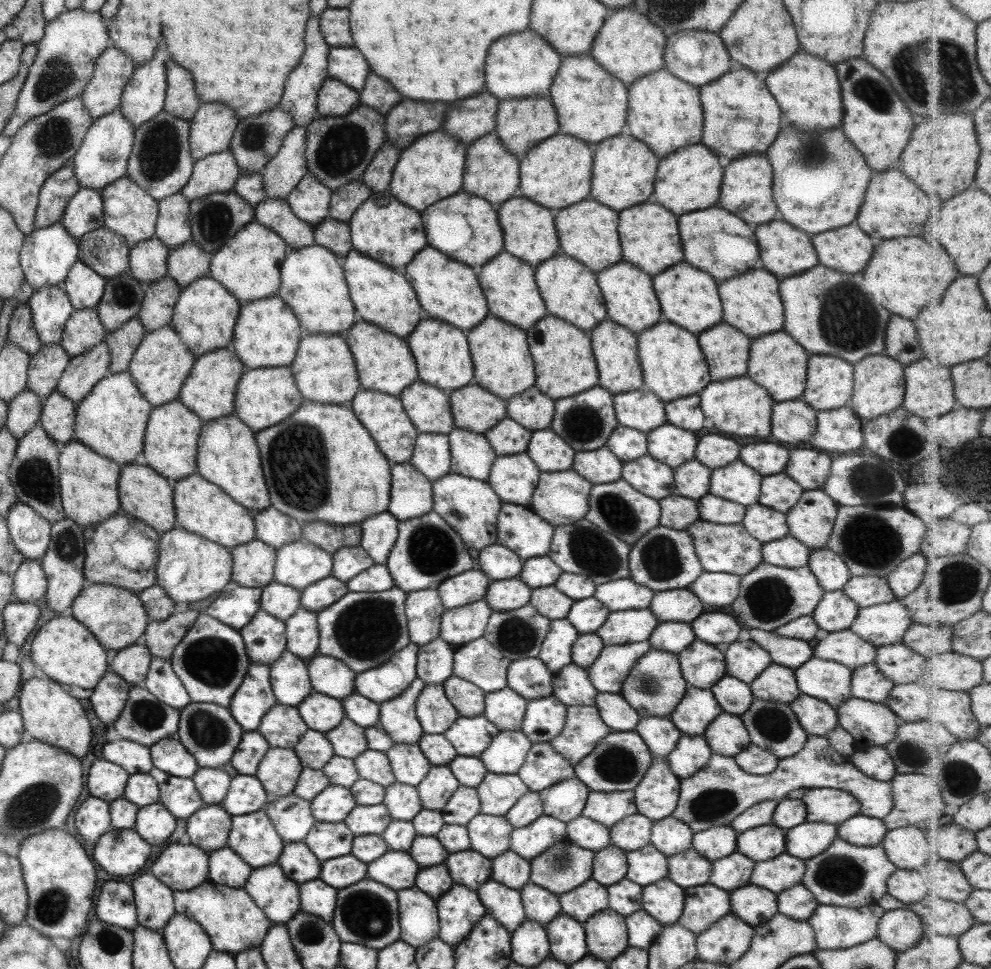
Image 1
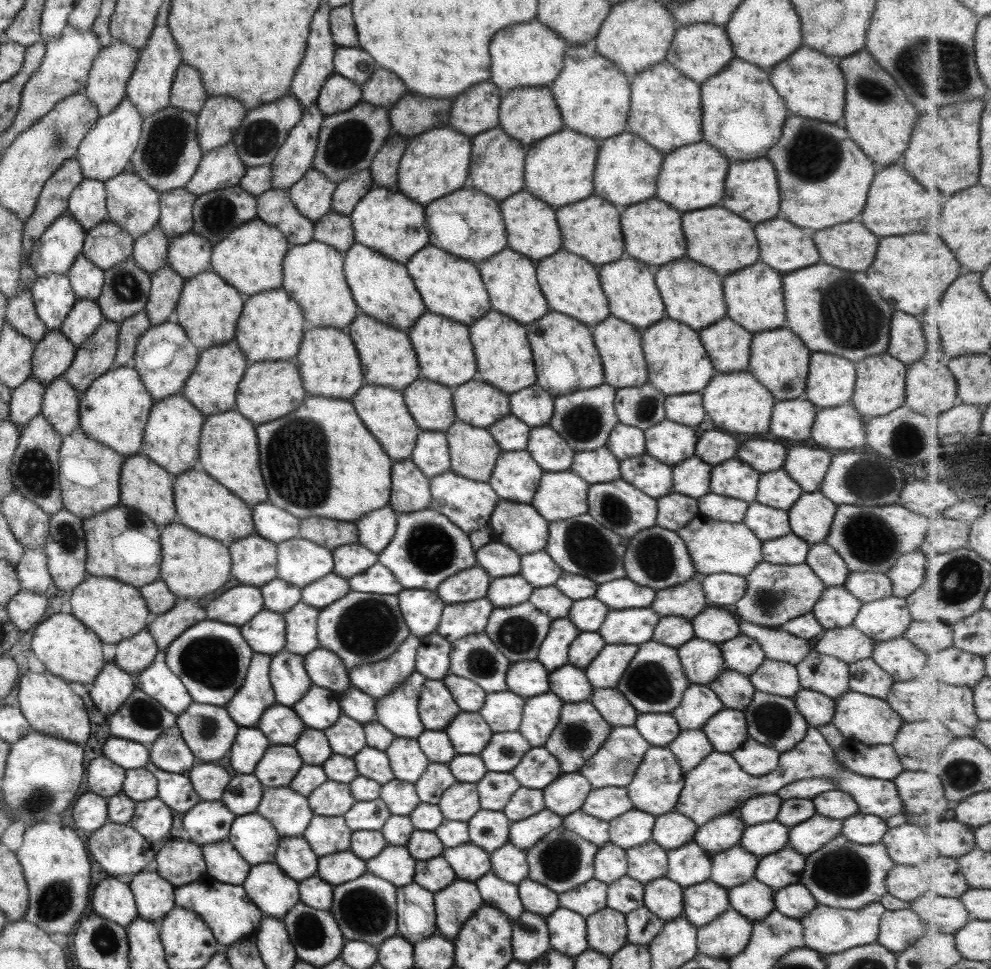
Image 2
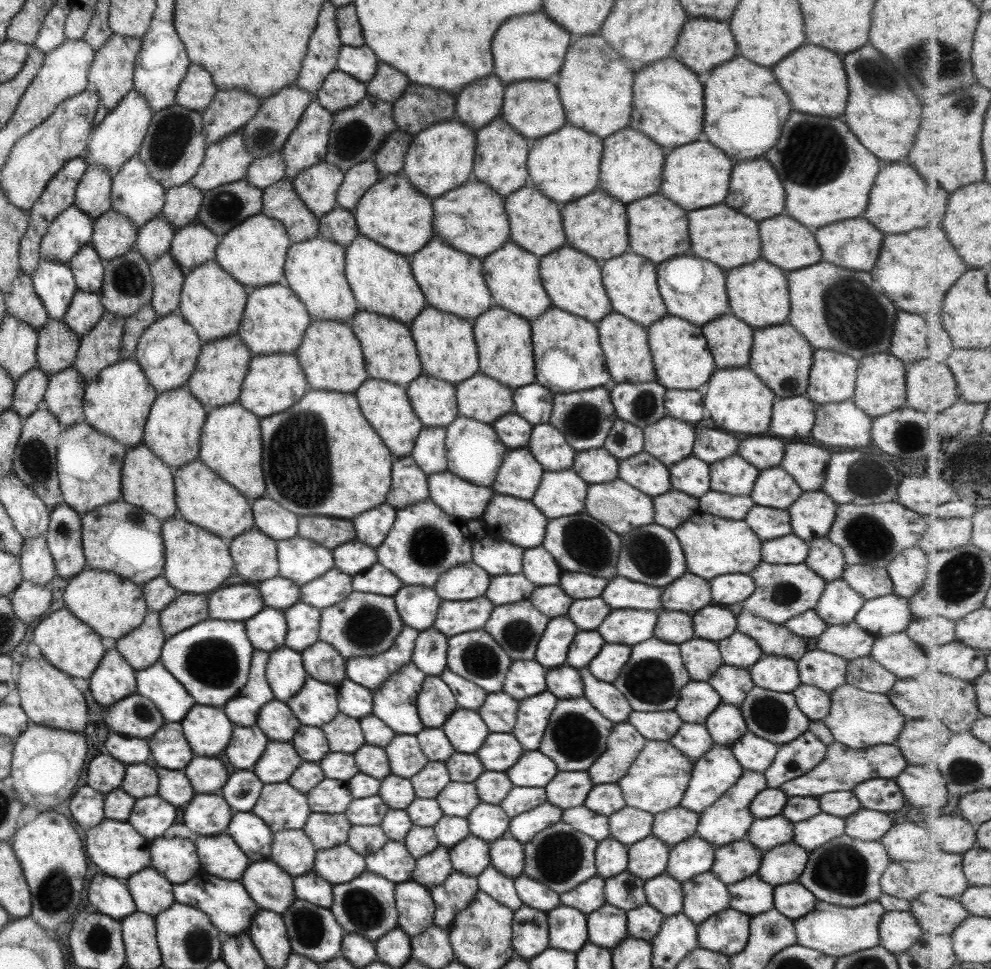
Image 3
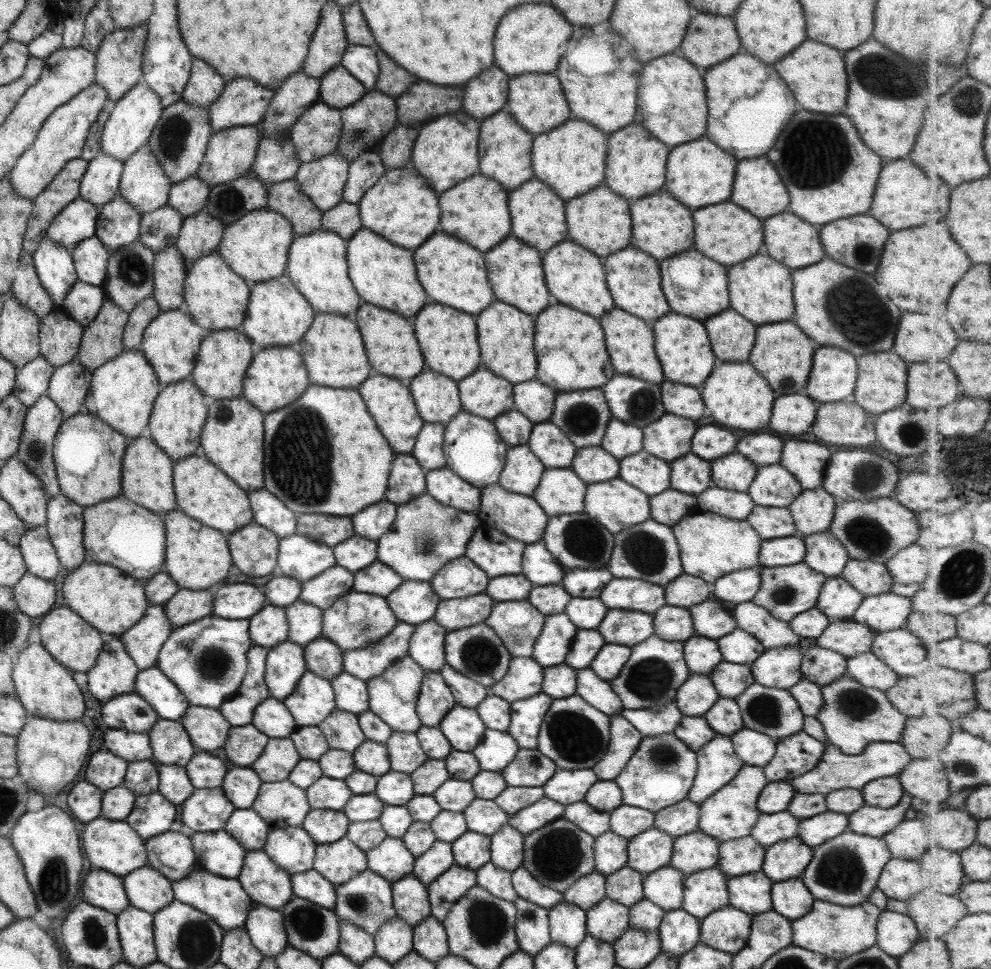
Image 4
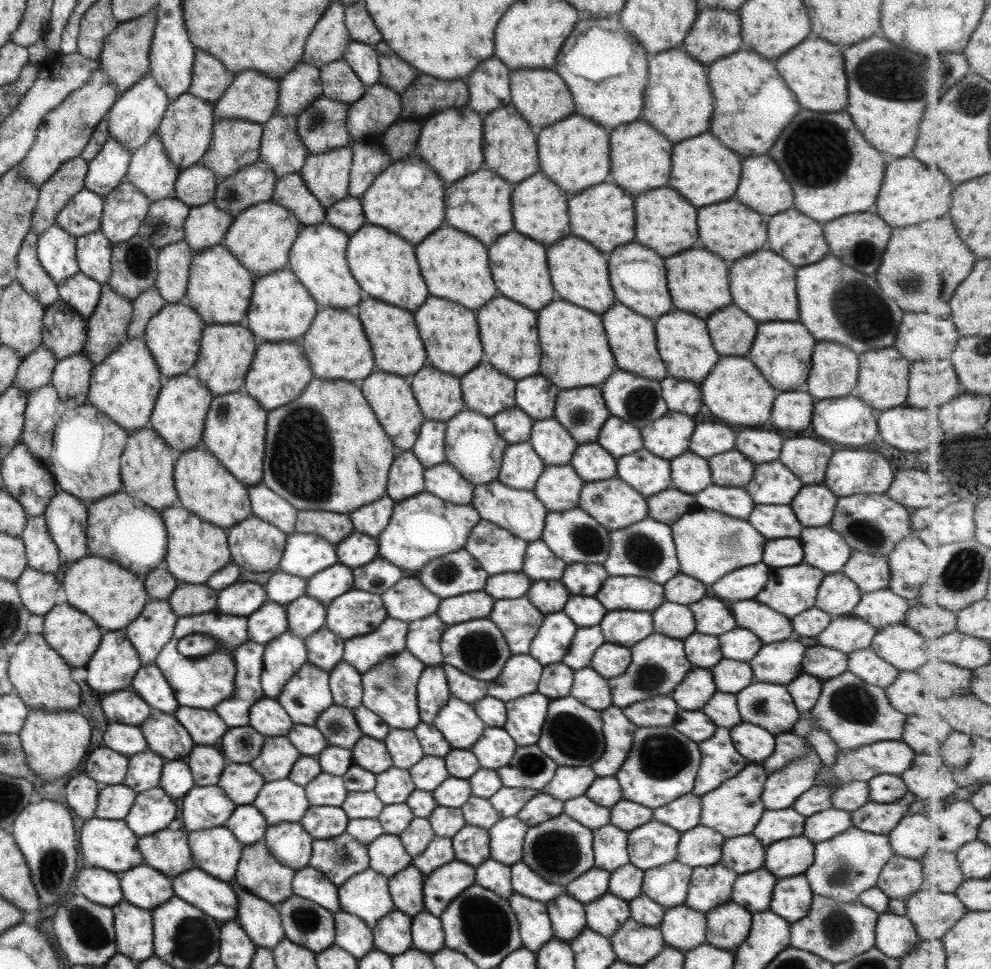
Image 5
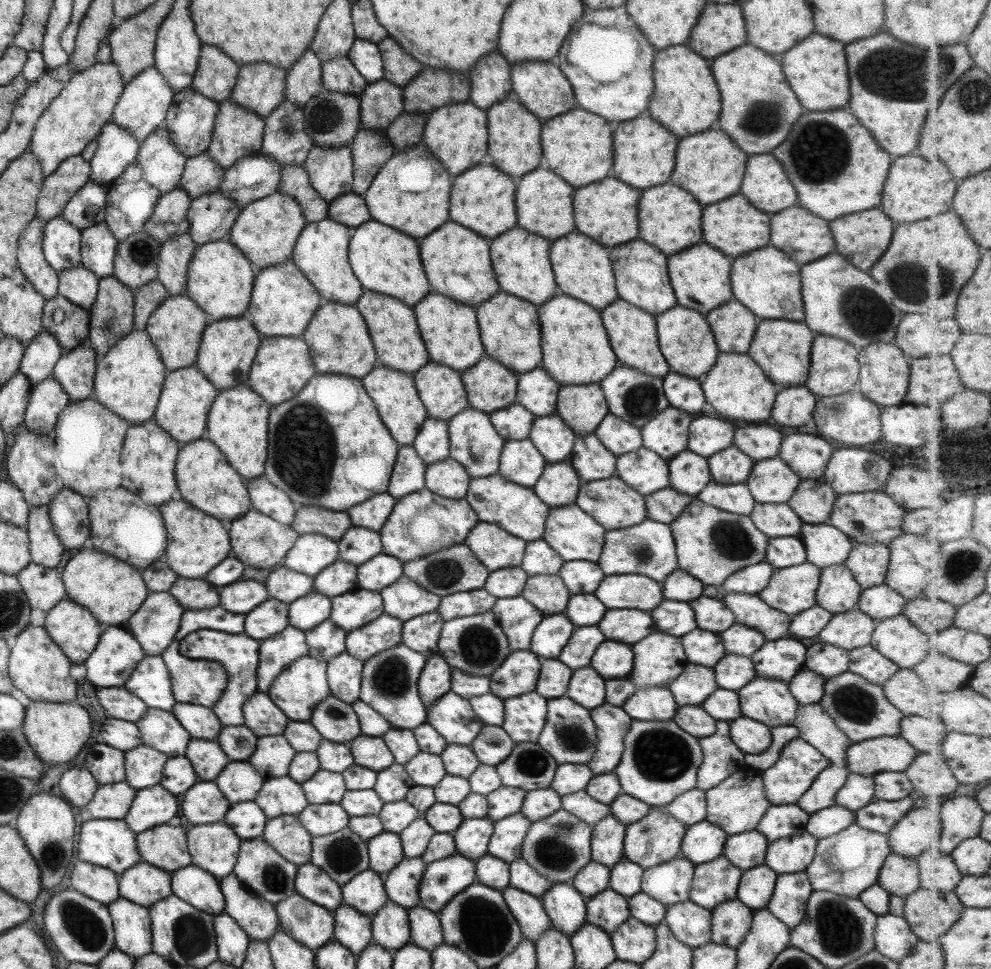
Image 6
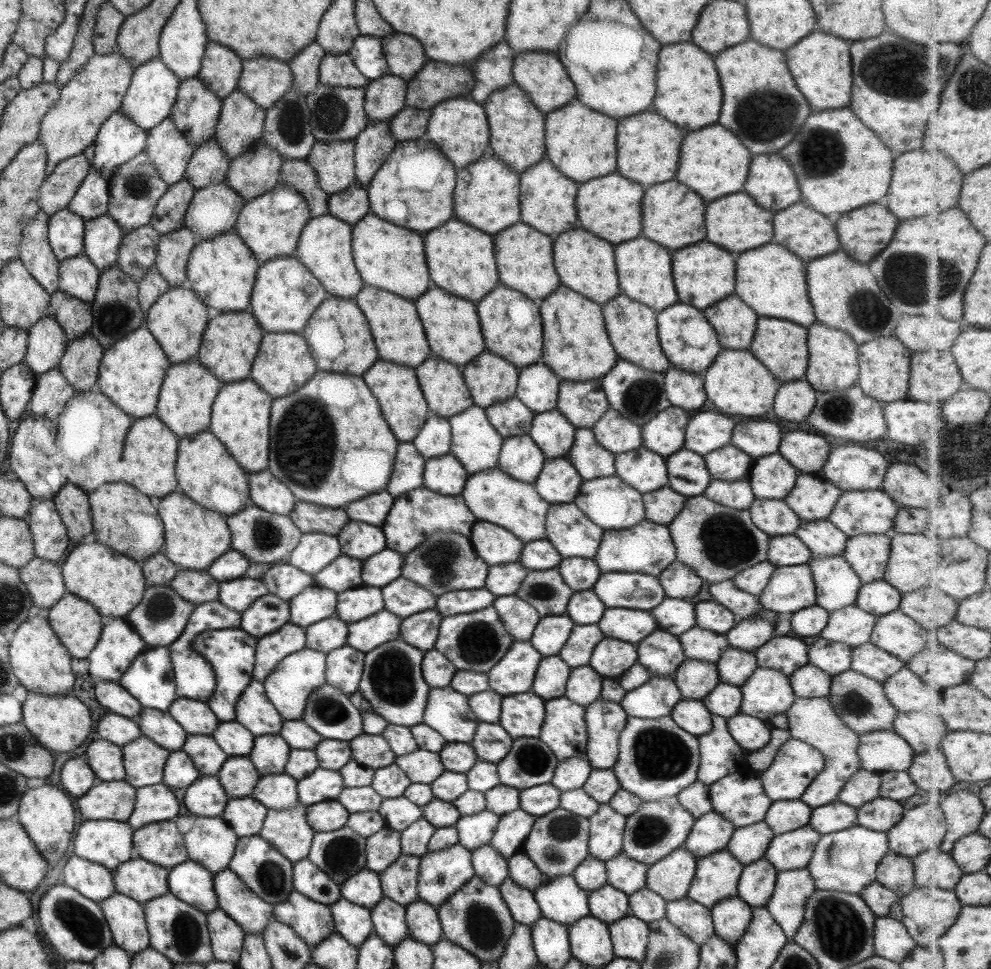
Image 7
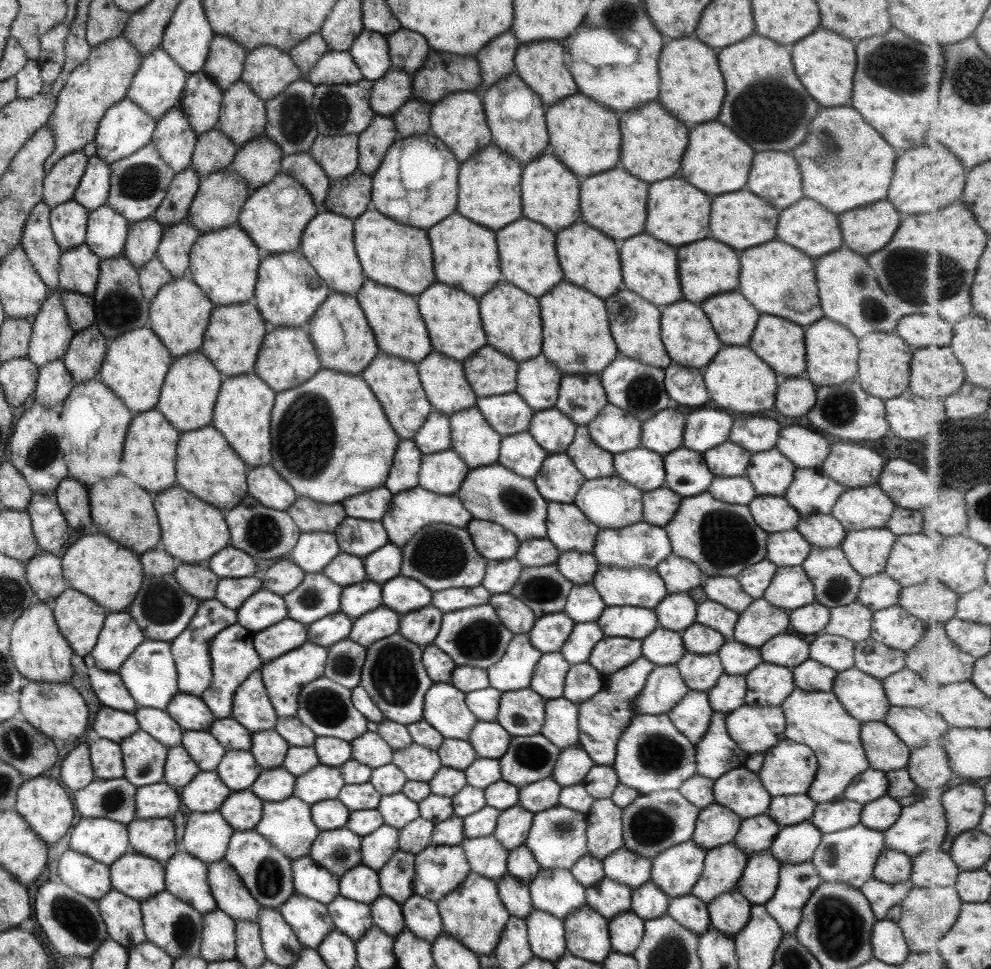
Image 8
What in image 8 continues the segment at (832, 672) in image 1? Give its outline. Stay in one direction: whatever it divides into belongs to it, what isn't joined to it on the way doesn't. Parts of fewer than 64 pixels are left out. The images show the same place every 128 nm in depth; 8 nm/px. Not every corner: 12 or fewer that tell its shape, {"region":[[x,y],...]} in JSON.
{"region":[[818,634],[808,655],[838,673],[853,666],[854,643]]}

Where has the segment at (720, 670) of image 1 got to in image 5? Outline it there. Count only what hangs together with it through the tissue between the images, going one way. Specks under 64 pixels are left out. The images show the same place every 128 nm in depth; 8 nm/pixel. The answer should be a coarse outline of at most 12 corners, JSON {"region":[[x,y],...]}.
{"region":[[695,632],[682,643],[694,668],[710,669],[722,659],[715,636]]}

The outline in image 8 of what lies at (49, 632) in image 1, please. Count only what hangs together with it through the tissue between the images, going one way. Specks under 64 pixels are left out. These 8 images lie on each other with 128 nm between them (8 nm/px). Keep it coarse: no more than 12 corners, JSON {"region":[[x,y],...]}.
{"region":[[66,587],[55,598],[55,625],[88,660],[106,610]]}

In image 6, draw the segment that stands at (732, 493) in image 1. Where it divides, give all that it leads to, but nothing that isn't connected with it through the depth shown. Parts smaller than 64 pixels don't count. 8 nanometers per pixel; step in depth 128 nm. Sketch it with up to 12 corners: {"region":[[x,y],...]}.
{"region":[[737,448],[707,458],[711,480],[741,484],[753,461]]}

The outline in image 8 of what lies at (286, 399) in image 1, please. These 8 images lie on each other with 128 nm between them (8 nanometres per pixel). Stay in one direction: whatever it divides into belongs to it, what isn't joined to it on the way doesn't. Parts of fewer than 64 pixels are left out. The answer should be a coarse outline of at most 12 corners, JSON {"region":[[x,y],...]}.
{"region":[[268,328],[253,372],[273,392],[321,368],[308,334]]}

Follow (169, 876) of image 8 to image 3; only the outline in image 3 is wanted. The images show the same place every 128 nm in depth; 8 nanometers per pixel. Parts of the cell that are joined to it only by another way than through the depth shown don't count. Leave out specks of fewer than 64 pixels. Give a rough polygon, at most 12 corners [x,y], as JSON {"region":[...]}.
{"region":[[196,873],[174,902],[207,915],[222,938],[259,909],[240,881]]}

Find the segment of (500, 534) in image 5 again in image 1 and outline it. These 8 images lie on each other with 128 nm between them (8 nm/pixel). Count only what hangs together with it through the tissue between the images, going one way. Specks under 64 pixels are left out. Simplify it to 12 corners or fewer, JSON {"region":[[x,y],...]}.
{"region":[[497,544],[477,562],[490,581],[517,578],[522,561]]}

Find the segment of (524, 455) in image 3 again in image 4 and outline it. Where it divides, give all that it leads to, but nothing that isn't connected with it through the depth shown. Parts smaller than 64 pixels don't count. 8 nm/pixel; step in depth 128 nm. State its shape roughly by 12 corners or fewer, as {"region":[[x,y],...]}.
{"region":[[526,444],[509,446],[497,484],[532,497],[544,470]]}

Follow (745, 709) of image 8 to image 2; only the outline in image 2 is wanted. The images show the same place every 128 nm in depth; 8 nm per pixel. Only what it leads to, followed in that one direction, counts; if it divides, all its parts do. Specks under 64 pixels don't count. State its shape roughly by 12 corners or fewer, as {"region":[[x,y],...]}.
{"region":[[748,738],[730,755],[749,776],[773,771],[781,754]]}

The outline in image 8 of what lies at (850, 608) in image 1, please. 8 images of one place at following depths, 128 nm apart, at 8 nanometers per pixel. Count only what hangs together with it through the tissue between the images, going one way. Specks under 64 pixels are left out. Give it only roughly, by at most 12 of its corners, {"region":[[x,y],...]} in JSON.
{"region":[[811,546],[800,568],[819,604],[856,600],[862,576],[840,547]]}

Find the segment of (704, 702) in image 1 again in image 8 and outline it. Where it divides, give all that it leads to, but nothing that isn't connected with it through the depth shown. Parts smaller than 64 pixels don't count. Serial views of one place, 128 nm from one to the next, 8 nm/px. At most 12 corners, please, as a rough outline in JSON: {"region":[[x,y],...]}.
{"region":[[684,652],[675,666],[688,690],[708,691],[724,672],[717,654]]}

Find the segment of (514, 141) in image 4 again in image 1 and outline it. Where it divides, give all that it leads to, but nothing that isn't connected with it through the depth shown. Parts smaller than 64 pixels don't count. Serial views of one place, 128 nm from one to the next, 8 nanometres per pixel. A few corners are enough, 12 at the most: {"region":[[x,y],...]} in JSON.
{"region":[[492,131],[466,147],[460,190],[498,206],[513,197],[517,157]]}

